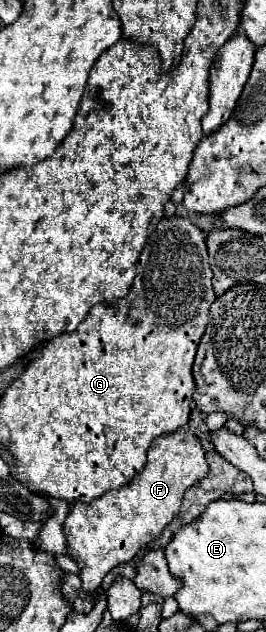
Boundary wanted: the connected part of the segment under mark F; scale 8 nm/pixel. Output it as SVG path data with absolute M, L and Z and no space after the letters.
M175 431L169 435L157 437L157 439L153 439L153 443L147 451L145 469L141 473L137 473L127 485L123 485L119 491L107 491L105 495L97 497L91 503L75 501L71 505L71 511L63 523L63 533L67 539L67 555L79 565L79 577L83 581L85 593L95 593L101 587L101 581L107 571L111 571L115 565L131 561L139 549L143 549L153 539L157 539L161 535L161 531L177 517L183 493L193 483L197 483L201 477L205 477L209 471L203 453L205 451L203 451L199 439L191 433Z

